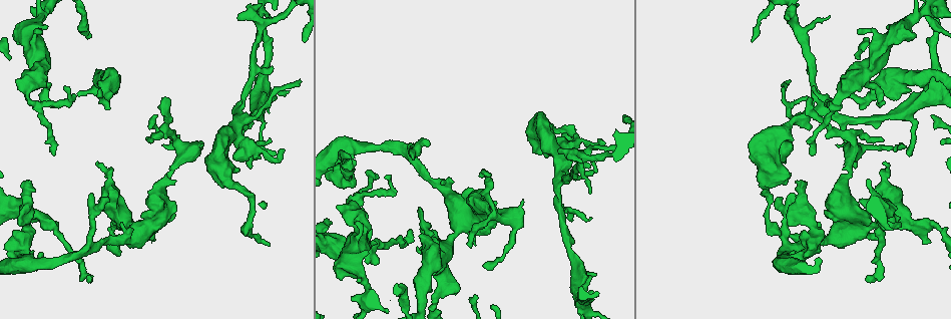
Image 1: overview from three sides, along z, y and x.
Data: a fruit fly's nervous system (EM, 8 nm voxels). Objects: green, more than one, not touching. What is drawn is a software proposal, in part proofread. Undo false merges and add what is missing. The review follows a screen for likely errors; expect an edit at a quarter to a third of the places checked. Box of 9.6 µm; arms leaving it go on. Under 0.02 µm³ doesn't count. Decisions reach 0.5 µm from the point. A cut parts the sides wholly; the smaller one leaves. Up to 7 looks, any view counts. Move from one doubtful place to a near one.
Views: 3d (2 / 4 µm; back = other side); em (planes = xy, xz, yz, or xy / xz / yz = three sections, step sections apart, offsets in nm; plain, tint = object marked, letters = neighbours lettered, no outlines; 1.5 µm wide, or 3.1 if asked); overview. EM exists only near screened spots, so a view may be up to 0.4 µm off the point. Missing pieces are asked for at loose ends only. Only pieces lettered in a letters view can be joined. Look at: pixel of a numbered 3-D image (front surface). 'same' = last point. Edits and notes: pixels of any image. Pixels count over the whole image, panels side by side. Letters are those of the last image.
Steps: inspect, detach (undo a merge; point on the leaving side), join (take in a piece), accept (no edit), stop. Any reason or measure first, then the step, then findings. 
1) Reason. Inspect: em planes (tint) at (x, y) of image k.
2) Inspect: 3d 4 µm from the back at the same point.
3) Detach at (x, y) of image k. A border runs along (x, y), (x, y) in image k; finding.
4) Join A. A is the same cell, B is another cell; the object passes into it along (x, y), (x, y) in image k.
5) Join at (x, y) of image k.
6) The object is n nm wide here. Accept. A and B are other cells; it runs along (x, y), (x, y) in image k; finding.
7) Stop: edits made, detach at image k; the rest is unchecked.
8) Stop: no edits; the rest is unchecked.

Branch stops here. Inspect: 3d 4 µm at (879, 140) of image 1.

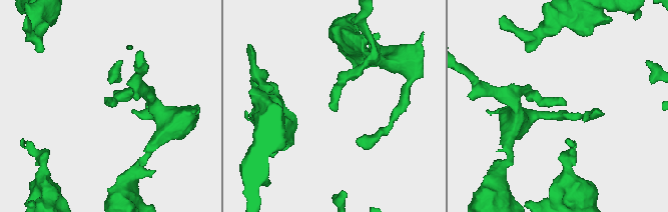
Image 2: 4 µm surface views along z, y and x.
Inspect: em planes (tint) at (564, 103) of image 2.

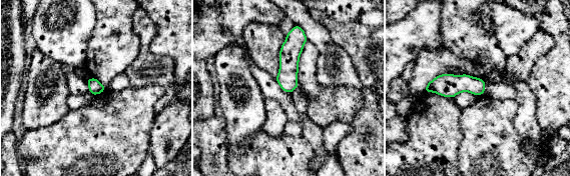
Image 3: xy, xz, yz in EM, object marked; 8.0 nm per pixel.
Inspect: em planes (letters) at the same point.

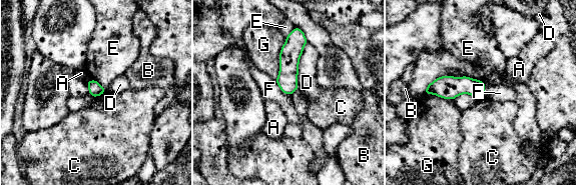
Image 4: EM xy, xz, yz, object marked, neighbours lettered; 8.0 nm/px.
Accept. A, B, C, D, E, F and G are other cells; it runs along (299, 31), (289, 58), (288, 91) in image 4; no lettered piece goes on from it.

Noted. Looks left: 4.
Inspect: 3d 2 µm at (817, 222) of image 1.

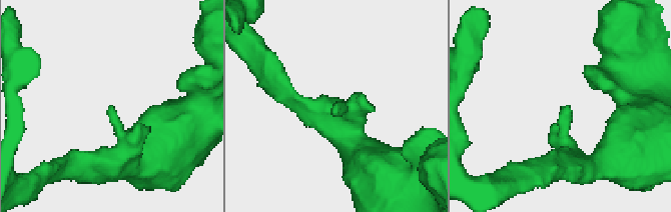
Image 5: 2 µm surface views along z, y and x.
Inspect: em planes (plain) at (112, 107) of image 5.

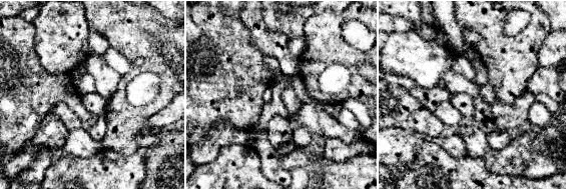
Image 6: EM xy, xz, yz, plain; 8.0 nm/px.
What lies round it. Inspect: em planes (letters) at the same point.

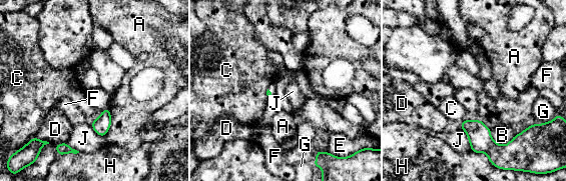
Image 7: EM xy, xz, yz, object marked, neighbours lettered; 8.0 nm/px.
Accept. A, B, C, D, E, F, G, H and J are other cells; a border runs along (102, 111), (98, 117) in image 7; none of them fits.

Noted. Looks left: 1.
An open end. Inspect: em planes (letters) at (202, 143) of image 1.

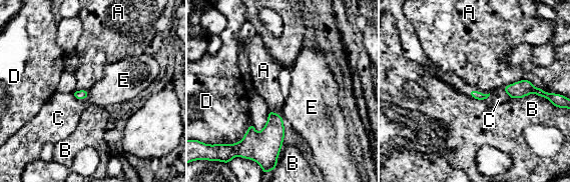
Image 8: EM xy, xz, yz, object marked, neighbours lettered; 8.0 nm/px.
The longest contact is with B, 260 nm. Accept. A, B, C, D and E are other cells; no lettered piece goes on from it.

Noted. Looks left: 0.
Stop: no edits; the rest is unchecked.

